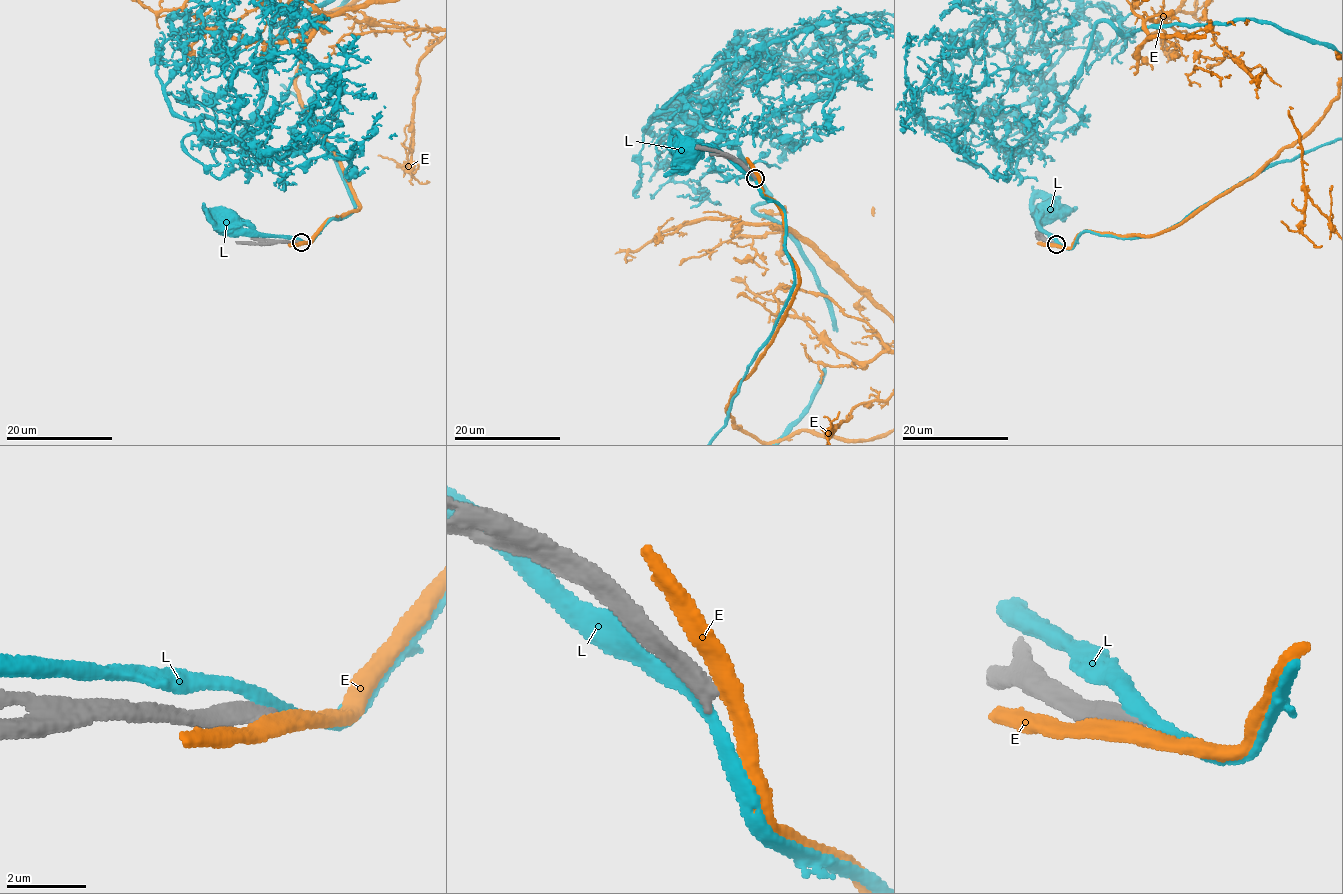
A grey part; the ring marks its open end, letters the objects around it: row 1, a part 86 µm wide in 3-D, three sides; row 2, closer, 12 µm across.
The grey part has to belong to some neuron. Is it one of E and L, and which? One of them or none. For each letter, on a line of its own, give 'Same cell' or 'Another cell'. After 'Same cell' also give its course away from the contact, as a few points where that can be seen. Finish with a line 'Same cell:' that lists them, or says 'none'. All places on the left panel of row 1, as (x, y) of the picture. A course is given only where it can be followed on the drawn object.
E: Another cell
L: Another cell
Same cell: none

